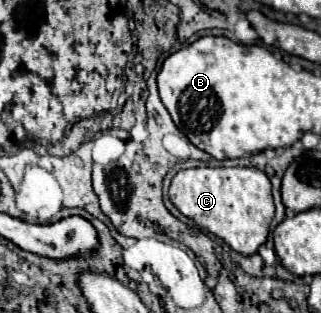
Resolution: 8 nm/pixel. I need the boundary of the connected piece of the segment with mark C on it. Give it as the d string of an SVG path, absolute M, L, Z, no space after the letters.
M197 167L179 171L171 181L169 197L185 217L223 239L241 255L257 253L259 245L267 241L269 223L275 215L271 181L253 167Z

